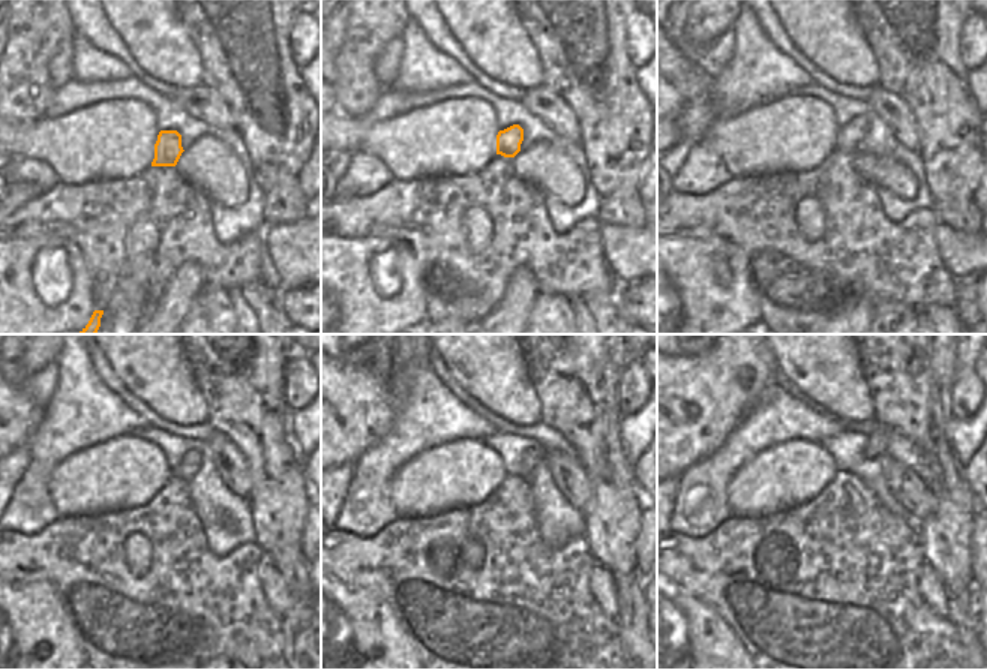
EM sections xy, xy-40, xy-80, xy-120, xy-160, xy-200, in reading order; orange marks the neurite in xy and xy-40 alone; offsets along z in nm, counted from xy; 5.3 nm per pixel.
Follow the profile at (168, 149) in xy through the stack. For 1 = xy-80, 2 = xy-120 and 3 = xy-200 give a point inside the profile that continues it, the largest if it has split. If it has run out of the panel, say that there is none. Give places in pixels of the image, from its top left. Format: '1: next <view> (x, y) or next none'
1: next xy-80 (849, 137)
2: next xy-120 (189, 465)
3: next xy-200 (878, 439)

